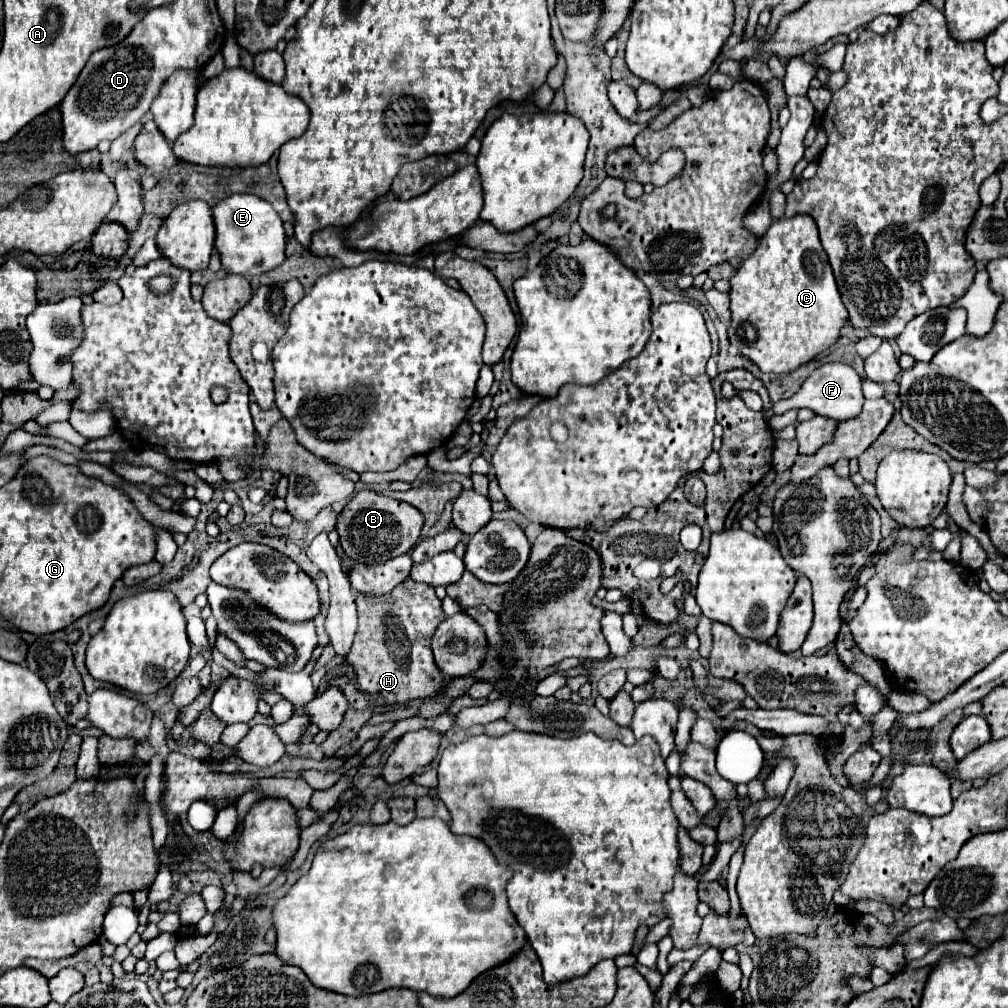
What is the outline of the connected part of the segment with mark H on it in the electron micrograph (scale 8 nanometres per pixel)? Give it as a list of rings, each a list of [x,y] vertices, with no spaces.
[[[407,579],[397,585],[391,595],[365,597],[357,593],[359,627],[347,661],[353,665],[359,689],[371,695],[369,707],[381,703],[407,703],[411,699],[429,699],[447,687],[445,675],[439,671],[431,651],[431,635],[445,619],[441,601],[427,583]]]

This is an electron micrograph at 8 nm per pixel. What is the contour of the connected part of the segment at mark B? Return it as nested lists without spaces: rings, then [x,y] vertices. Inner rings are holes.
[[[359,491],[341,511],[337,521],[339,543],[347,557],[361,565],[385,563],[397,555],[405,555],[413,549],[423,529],[423,515],[409,503],[379,495],[375,491]]]

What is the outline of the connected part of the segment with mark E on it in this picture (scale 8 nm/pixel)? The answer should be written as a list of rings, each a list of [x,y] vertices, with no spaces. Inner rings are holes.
[[[247,193],[231,195],[213,207],[213,221],[217,235],[215,247],[221,255],[221,265],[225,273],[243,277],[265,275],[285,261],[287,237],[283,221],[271,207],[271,203]]]

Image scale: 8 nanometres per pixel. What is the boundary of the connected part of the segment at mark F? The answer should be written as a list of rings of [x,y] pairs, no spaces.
[[[825,363],[821,367],[817,367],[801,385],[801,389],[785,401],[779,401],[773,405],[773,413],[785,413],[787,409],[801,409],[801,407],[809,407],[813,409],[817,415],[823,417],[831,417],[835,421],[847,421],[853,419],[855,415],[859,415],[861,407],[863,407],[863,391],[861,391],[861,377],[855,373],[853,367],[843,365],[843,363]]]

